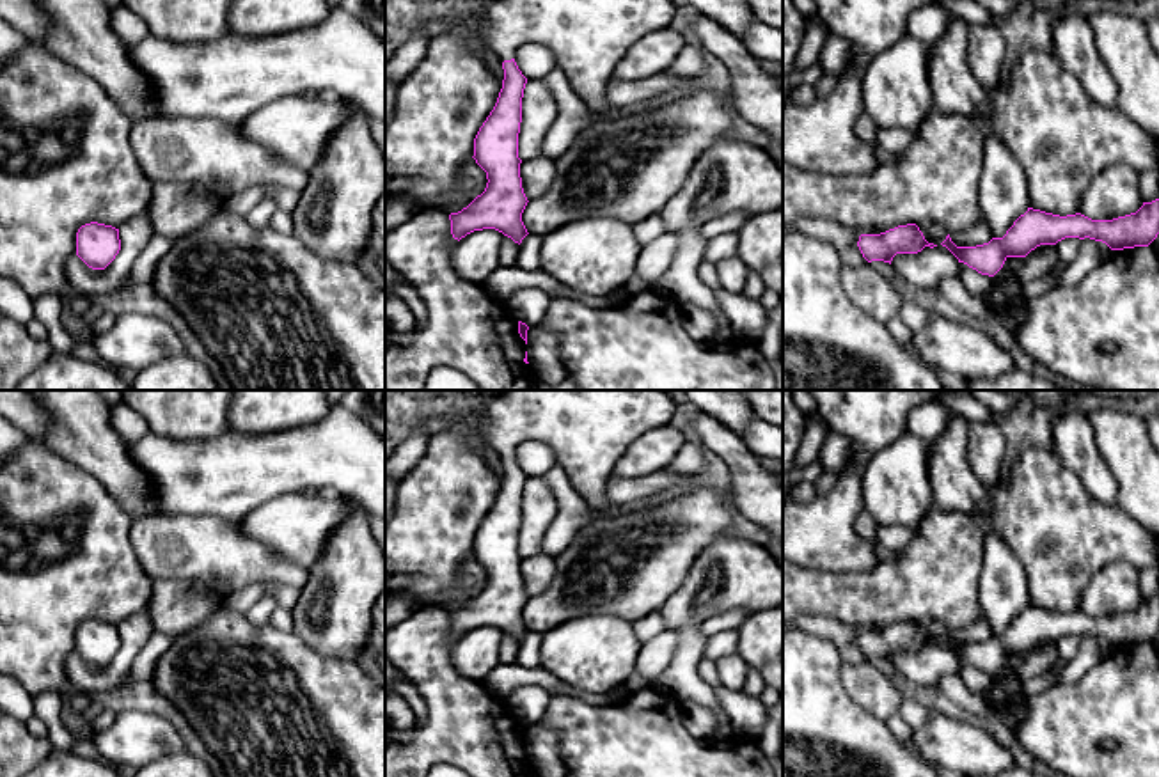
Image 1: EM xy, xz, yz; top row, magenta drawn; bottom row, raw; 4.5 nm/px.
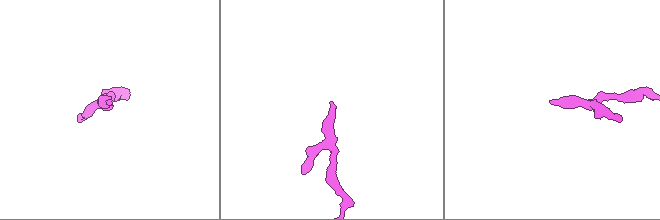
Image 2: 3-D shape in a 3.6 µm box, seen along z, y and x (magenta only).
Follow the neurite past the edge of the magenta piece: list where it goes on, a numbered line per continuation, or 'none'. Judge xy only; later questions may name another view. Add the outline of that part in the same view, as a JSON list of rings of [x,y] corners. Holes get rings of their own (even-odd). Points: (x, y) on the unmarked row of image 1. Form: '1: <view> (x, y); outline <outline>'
none

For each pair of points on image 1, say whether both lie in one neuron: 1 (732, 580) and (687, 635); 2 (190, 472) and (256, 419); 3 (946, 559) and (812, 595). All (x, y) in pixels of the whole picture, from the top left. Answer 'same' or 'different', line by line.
1: different
2: different
3: same

